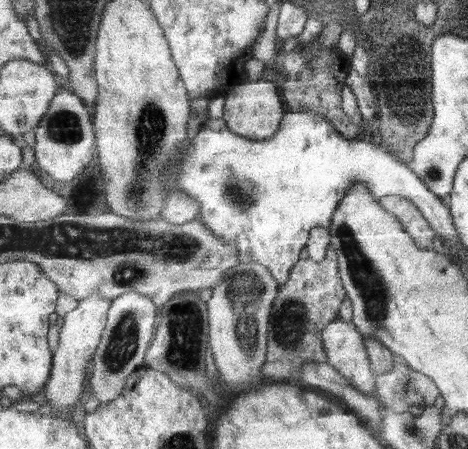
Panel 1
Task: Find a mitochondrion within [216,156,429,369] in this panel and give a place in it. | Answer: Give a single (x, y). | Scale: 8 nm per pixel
(246, 289)

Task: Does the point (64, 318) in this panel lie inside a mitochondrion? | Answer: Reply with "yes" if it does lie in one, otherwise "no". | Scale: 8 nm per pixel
no

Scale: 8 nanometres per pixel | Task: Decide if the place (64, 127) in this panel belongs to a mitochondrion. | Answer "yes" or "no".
yes

